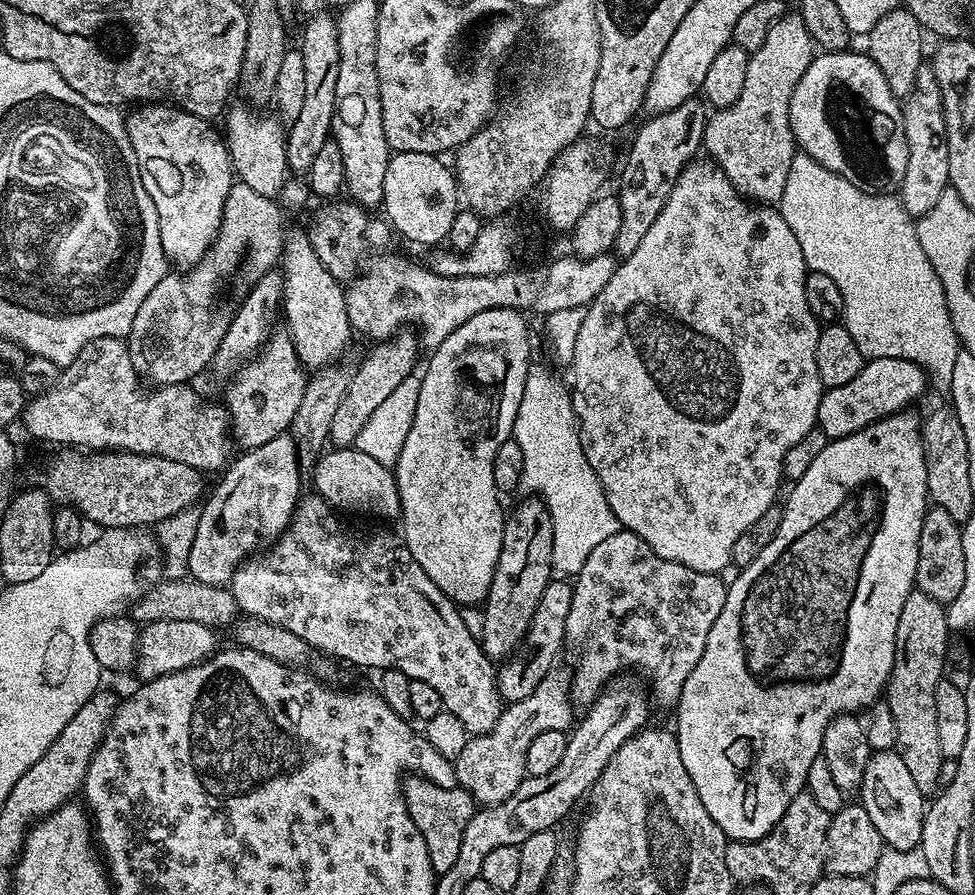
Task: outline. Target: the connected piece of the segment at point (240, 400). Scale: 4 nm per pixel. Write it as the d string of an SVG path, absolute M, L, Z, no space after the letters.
M288 334L269 336L255 357L249 359L227 381L229 384L224 392L224 404L228 407L226 415L235 443L241 449L247 450L270 442L270 438L285 435L291 429L294 414L298 414L302 394L306 394L308 378L309 373L300 363L291 336Z

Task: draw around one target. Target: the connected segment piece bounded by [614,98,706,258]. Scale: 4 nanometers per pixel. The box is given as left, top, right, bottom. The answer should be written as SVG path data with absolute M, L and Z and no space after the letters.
M693 98L669 112L649 115L648 121L637 130L624 160L624 169L620 172L618 199L622 206L622 226L618 229L614 245L617 257L634 254L654 218L662 214L662 206L666 206L666 198L670 198L670 190L678 174L701 151L706 123L703 107L705 105L699 99Z

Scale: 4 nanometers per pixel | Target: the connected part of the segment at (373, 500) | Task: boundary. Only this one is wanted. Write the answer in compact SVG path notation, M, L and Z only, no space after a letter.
M356 447L332 448L317 460L312 469L315 491L332 507L346 512L374 512L384 518L395 519L401 510L401 498L393 469Z

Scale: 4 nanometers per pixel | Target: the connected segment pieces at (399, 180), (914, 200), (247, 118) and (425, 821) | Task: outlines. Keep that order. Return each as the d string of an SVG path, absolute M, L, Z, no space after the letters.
M413 151L398 152L389 157L386 168L385 185L383 187L382 205L389 225L412 242L436 246L443 243L450 232L456 213L460 210L459 184L456 183L453 169L442 162L440 156L430 154L414 154Z
M921 66L918 70L914 90L902 104L902 126L906 134L906 176L902 178L898 195L909 216L919 218L922 214L934 210L934 202L938 202L938 198L942 198L942 194L950 186L948 182L950 158L946 142L946 118L942 106L942 90L938 90L938 82L934 78L931 67Z
M250 106L244 108L229 107L228 132L226 143L228 155L232 157L232 170L238 177L239 183L258 190L258 194L279 197L284 183L290 179L290 169L286 158L286 128L275 115L267 116L264 110L255 110Z
M419 774L405 775L402 791L410 818L414 818L414 826L418 826L422 838L426 838L432 868L438 874L448 872L450 866L454 866L454 861L458 859L458 850L462 847L462 834L466 834L466 825L478 810L476 799L465 788L438 786Z

